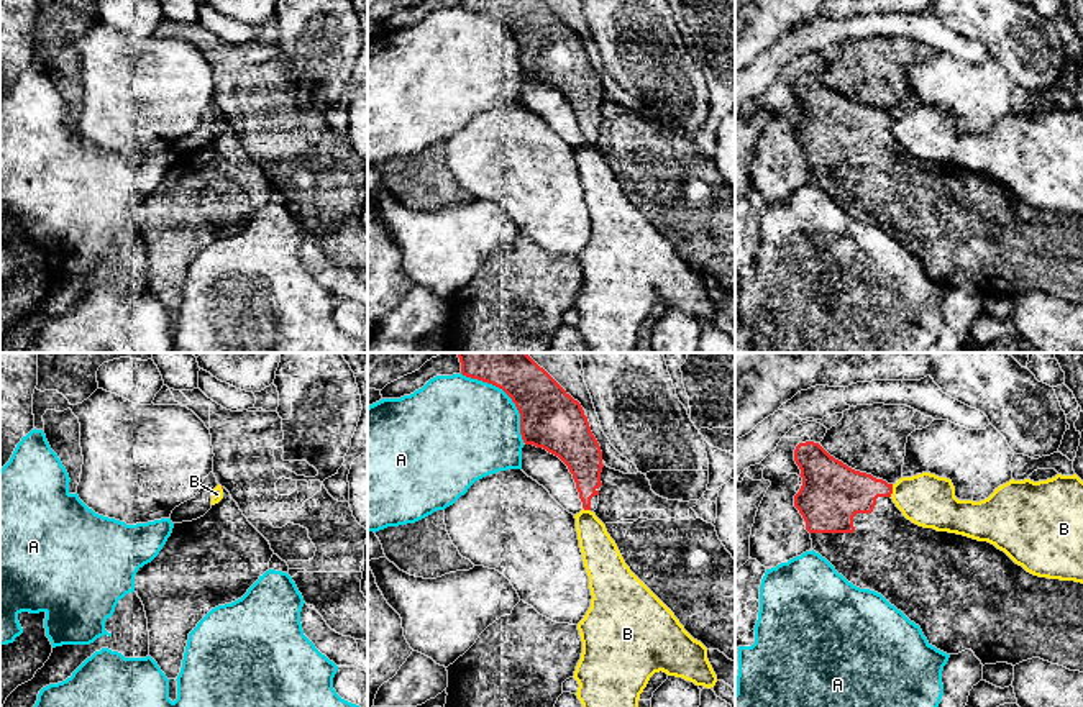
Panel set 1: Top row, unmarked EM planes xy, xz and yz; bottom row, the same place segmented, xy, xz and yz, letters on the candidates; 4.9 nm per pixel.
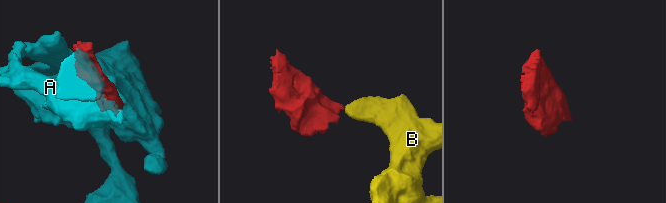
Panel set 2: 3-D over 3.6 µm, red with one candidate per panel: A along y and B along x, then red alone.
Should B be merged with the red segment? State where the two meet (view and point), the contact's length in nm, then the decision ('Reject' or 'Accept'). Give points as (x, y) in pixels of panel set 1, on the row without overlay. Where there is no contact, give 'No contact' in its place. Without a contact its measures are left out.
Touches red at yz (891, 123). Shared border 70 nm. Reject

